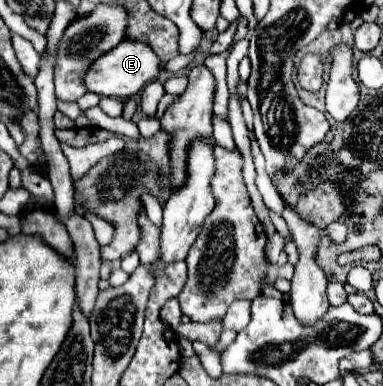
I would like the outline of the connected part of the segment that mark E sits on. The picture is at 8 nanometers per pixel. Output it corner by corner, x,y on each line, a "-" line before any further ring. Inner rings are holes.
123,40
121,44
117,44
117,48
105,52
105,56
99,56
89,70
83,76
83,84
87,88
87,92
99,94
99,96
109,96
109,98
131,98
137,92
141,92
141,88
155,80
159,76
159,58
155,56
155,52
149,48
149,44
143,42
131,42
131,40

